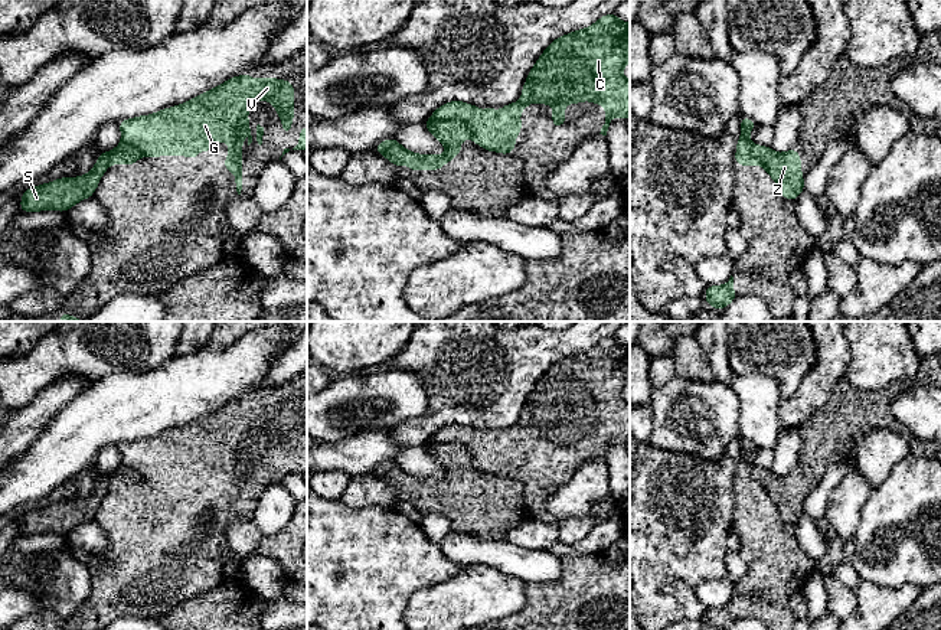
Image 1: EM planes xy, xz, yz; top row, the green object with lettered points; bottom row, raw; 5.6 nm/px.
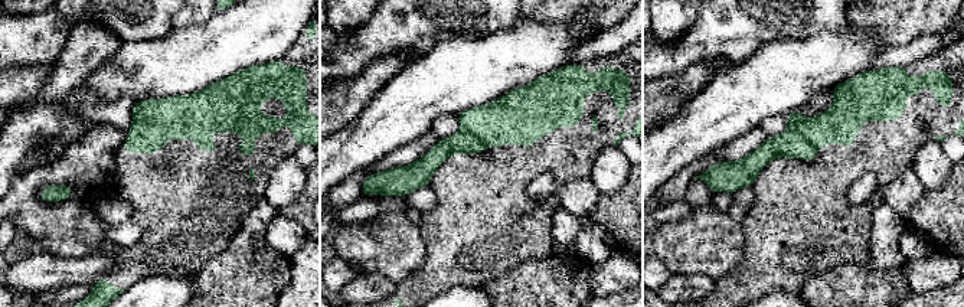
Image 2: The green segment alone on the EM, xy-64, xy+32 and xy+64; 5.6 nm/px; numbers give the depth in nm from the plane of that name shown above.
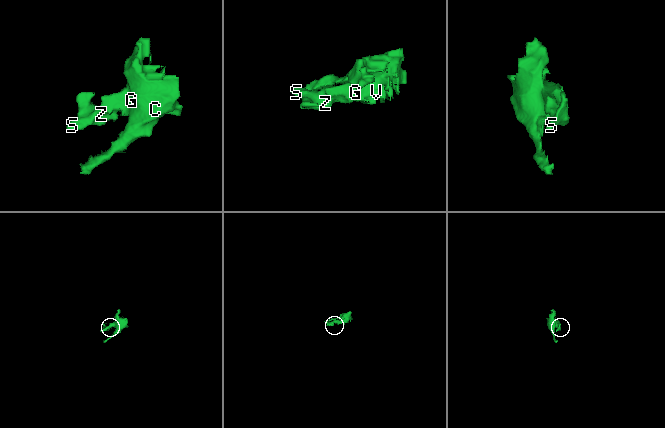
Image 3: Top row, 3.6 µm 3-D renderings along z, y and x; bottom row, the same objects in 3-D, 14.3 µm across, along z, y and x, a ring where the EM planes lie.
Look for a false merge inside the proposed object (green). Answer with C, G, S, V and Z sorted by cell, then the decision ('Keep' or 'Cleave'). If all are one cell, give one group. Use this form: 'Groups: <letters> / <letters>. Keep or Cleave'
Groups: C G V / S Z. Cleave

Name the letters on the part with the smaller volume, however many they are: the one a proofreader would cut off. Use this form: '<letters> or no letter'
S, Z

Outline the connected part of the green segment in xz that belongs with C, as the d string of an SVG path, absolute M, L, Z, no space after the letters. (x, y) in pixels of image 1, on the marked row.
M608 13L585 29L552 40L527 74L520 101L494 111L493 105L454 99L440 105L429 121L463 121L477 146L512 154L523 128L522 110L530 102L552 105L552 127L563 127L566 104L592 101L605 108L599 134L607 136L612 117L630 118L630 79L623 76L628 62L630 23Z

